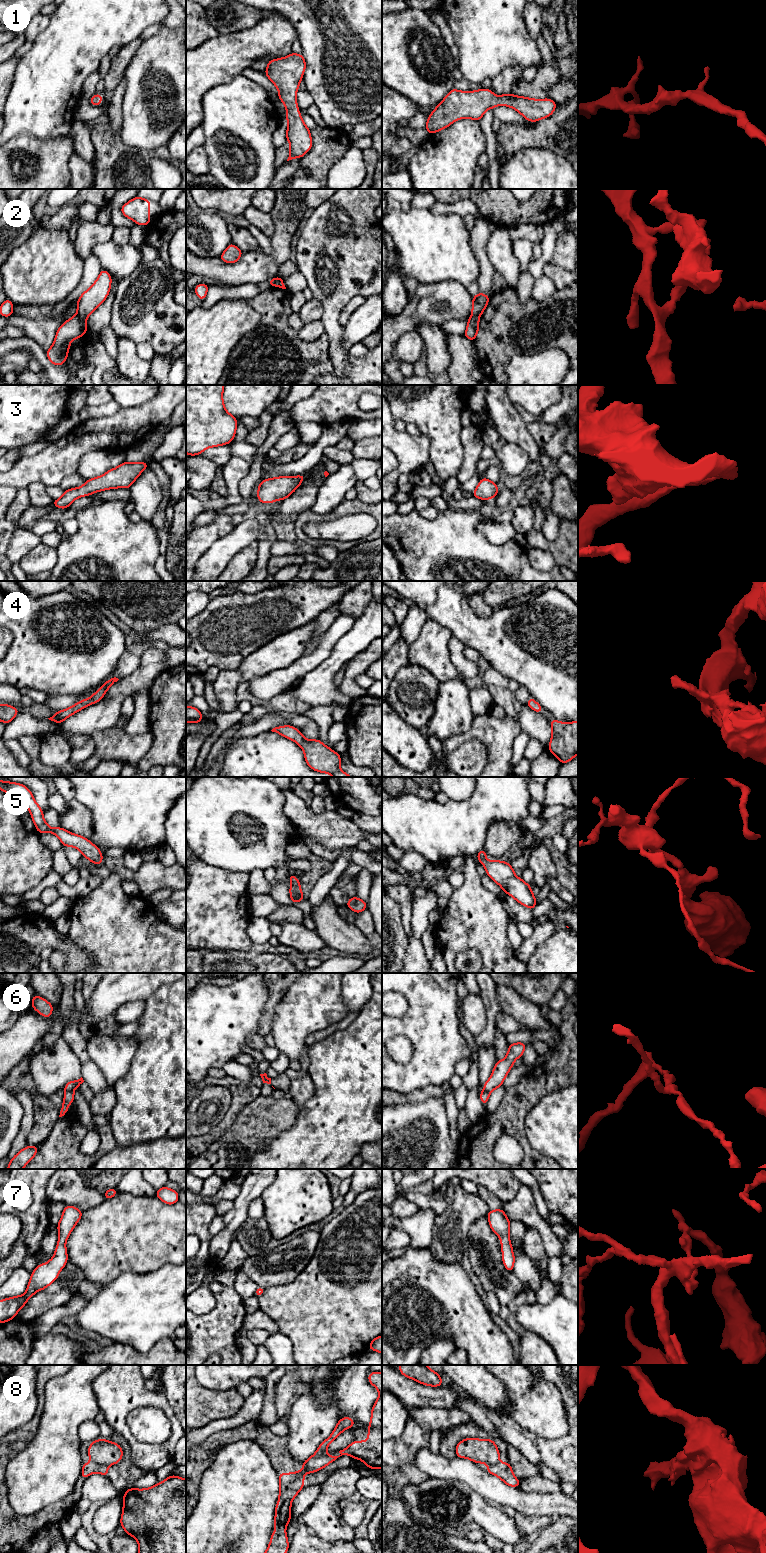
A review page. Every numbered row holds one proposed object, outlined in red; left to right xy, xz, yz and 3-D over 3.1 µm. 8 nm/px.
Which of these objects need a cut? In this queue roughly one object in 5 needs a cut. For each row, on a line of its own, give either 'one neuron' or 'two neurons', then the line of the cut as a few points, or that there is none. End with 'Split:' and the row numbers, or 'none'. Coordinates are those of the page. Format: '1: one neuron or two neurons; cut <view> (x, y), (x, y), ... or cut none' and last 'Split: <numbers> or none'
1: one neuron; cut none
2: two neurons; cut xy (77, 314), (85, 320)
3: one neuron; cut none
4: one neuron; cut none
5: one neuron; cut none
6: two neurons; cut xy (65, 1090), (72, 1092)
7: two neurons; cut yz (508, 1238), (501, 1243)
8: two neurons; cut xy (92, 1460), (107, 1466)
Split: 2, 6, 7, 8

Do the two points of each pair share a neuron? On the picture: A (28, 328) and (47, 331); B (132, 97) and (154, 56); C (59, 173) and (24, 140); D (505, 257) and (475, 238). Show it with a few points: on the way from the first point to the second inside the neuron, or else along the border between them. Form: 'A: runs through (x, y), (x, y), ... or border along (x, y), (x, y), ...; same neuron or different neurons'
A: runs through (33, 329), (42, 331); same neuron
B: runs through (137, 86), (138, 79), (147, 65); same neuron
C: runs through (50, 164), (33, 149); same neuron
D: border along (494, 227), (486, 244), (487, 258), (492, 267); different neurons

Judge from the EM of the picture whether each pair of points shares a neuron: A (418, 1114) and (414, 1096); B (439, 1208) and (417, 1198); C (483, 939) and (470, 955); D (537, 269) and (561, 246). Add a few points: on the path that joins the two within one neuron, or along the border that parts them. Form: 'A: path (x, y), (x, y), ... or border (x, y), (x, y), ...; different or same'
A: border (426, 1099), (411, 1104), (393, 1105); different
B: path (434, 1204), (422, 1201); same
C: border (454, 962), (465, 949), (474, 949), (482, 962); different
D: border (561, 233), (556, 240), (552, 258), (549, 262); different

